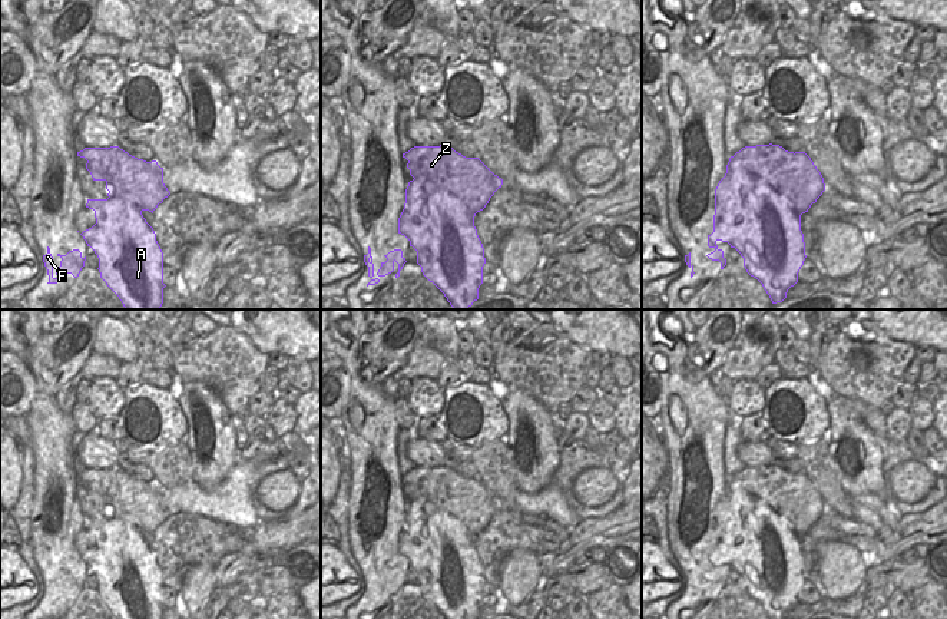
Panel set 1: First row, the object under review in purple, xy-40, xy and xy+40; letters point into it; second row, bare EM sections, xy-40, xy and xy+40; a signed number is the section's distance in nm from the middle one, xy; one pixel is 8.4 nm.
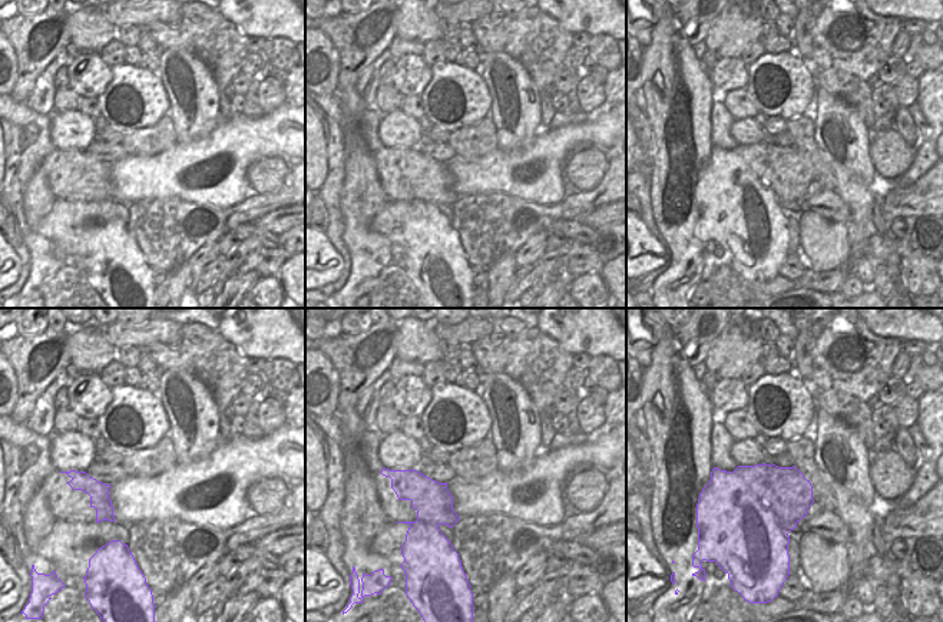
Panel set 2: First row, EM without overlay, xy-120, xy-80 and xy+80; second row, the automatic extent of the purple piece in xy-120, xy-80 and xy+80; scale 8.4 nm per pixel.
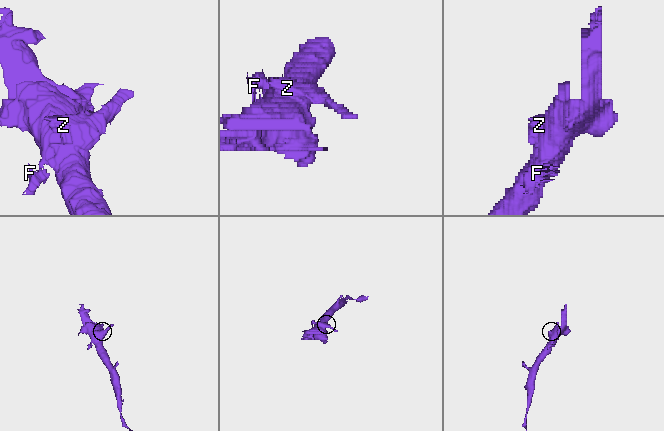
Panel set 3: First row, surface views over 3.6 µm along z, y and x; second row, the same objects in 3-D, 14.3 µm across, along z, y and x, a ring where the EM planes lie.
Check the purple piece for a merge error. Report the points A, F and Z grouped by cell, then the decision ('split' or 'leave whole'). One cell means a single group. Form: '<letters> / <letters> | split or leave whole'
A F / Z | split

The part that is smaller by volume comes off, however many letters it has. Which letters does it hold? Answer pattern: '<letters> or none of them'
Z

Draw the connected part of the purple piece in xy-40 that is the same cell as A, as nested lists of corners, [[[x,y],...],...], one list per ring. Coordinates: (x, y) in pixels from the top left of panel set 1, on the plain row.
[[[116,514],[107,520],[87,520],[96,544],[80,556],[99,579],[100,599],[119,619],[163,619],[163,573],[153,549],[142,536],[139,524]]]

